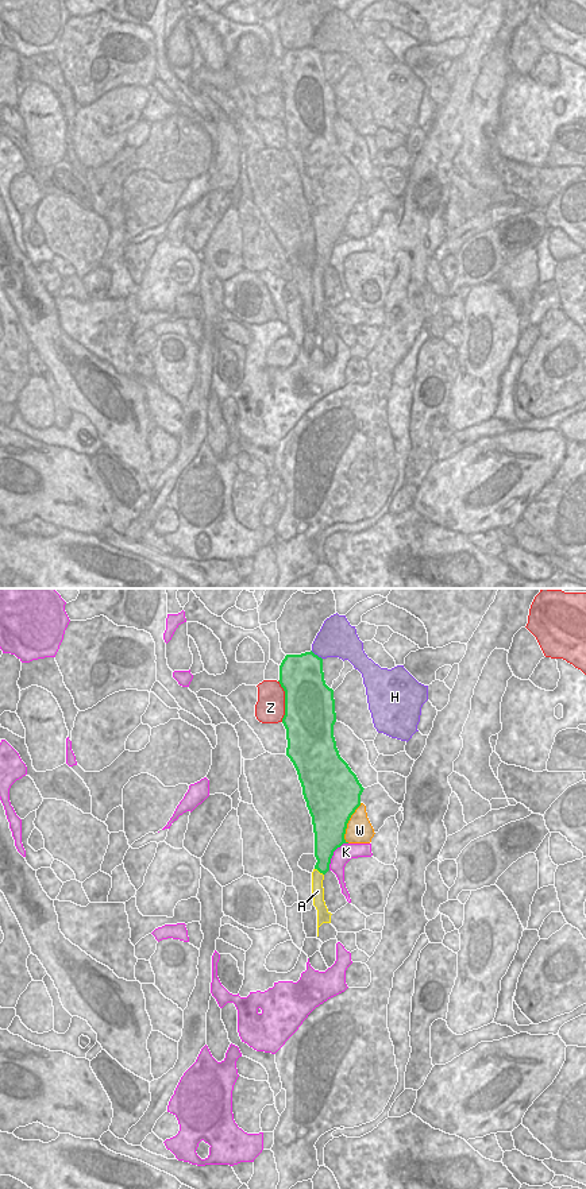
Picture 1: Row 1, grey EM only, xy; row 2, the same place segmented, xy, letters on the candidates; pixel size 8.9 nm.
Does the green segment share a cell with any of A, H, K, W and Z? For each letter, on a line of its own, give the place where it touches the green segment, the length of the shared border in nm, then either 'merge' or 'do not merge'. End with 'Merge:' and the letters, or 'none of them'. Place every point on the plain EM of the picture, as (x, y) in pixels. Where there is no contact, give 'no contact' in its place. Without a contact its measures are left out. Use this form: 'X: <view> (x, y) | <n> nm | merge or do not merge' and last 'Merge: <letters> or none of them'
A: xy (319, 266) | 110 nm | merge
H: xy (316, 50) | 130 nm | do not merge
K: xy (332, 250) | 300 nm | do not merge
W: xy (347, 217) | 380 nm | do not merge
Z: xy (285, 96) | 380 nm | do not merge
Merge: A

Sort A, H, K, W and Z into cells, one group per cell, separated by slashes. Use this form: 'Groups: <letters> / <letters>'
Groups: A / H / K / W / Z

